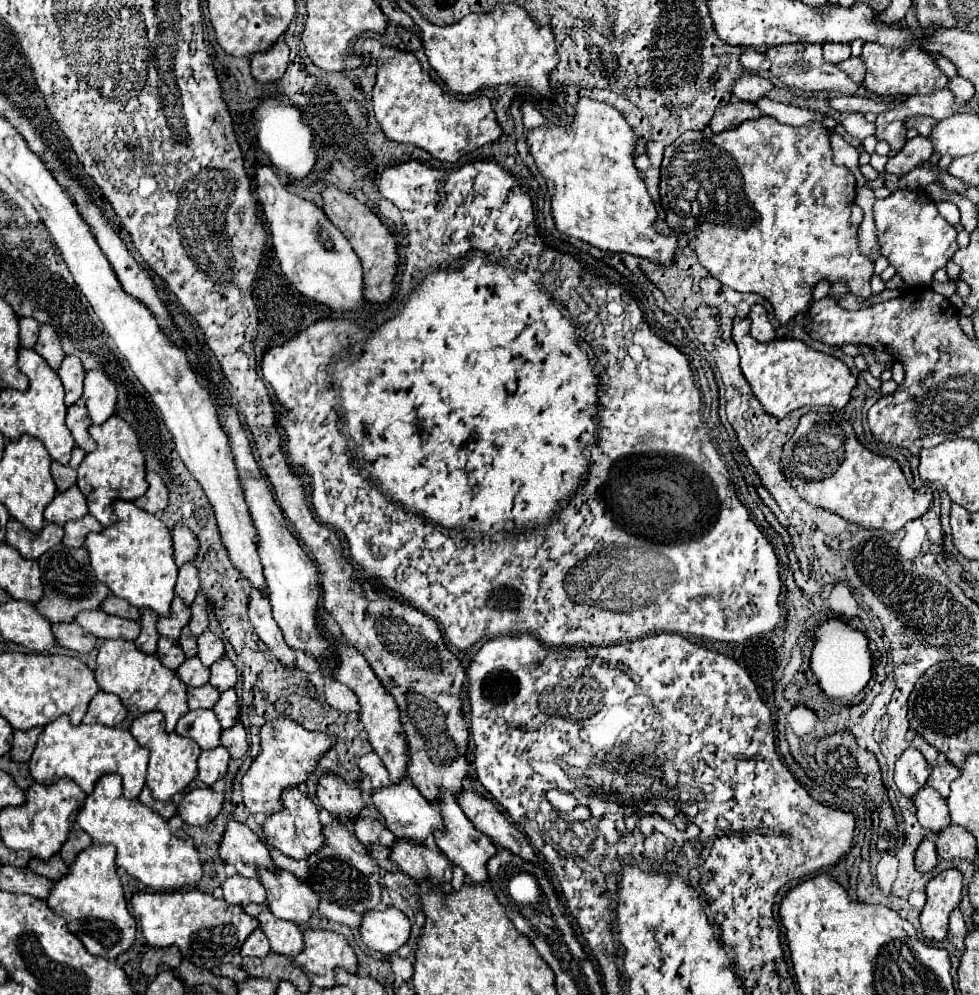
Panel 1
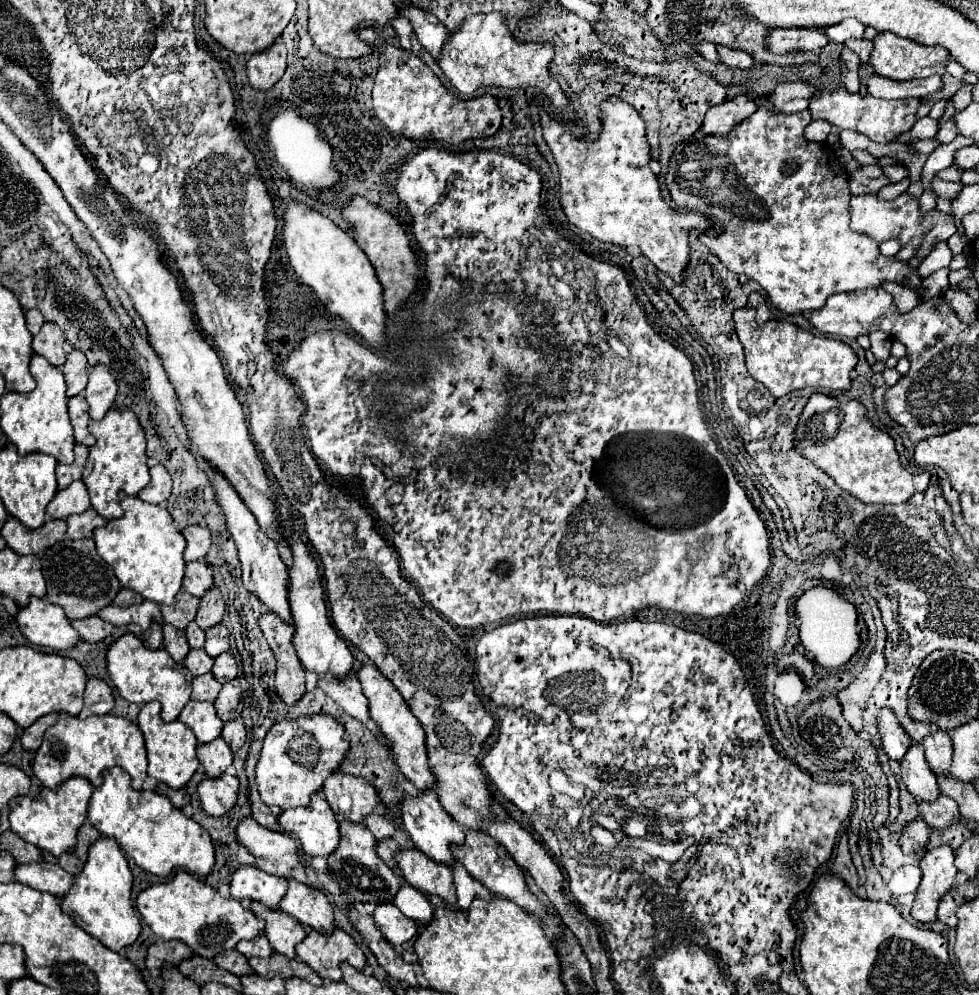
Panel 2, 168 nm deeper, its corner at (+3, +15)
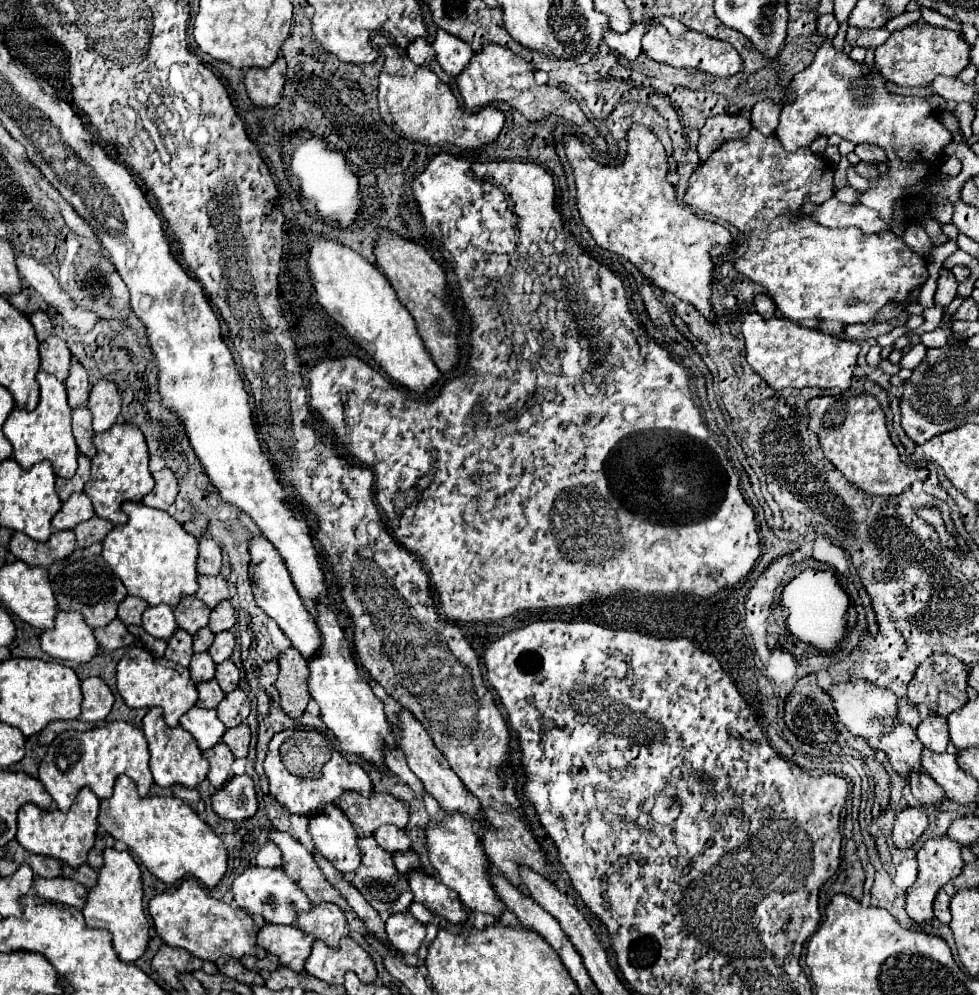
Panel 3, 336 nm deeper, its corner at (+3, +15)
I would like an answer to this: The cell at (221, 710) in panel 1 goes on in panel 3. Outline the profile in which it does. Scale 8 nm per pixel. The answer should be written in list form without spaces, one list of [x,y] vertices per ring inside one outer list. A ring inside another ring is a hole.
[[[236,688],[234,692],[224,696],[224,700],[218,704],[216,710],[218,710],[220,720],[226,724],[226,728],[234,728],[234,726],[246,722],[248,714],[250,714],[250,700],[244,690]]]

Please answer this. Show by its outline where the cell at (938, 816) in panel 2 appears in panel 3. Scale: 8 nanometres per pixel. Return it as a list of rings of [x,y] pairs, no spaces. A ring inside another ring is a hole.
[[[914,774],[908,778],[912,796],[922,804],[922,806],[938,806],[942,800],[946,800],[944,790],[928,776],[928,774]]]

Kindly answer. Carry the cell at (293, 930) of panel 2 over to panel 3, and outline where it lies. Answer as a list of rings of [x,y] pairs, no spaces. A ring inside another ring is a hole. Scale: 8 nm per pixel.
[[[264,924],[258,932],[258,944],[280,958],[280,964],[292,968],[294,972],[304,970],[304,960],[310,954],[314,936],[306,934],[304,930],[296,928],[296,924],[290,926],[278,926],[278,924]]]

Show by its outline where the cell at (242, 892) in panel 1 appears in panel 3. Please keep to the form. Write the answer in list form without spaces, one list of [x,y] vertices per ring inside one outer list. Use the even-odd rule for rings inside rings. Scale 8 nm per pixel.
[[[250,866],[246,868],[232,884],[234,890],[234,904],[250,914],[262,916],[266,922],[272,924],[294,924],[298,910],[308,910],[310,900],[306,898],[300,888],[282,872],[282,868],[260,868]]]

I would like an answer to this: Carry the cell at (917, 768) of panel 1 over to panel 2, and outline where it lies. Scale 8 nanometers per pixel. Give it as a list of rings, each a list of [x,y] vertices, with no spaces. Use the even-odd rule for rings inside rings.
[[[880,708],[880,712],[876,714],[876,724],[878,724],[878,732],[882,736],[884,752],[890,756],[890,760],[896,760],[896,762],[902,760],[902,756],[908,750],[908,746],[912,744],[912,740],[904,732],[900,722],[896,720],[894,712],[890,708]]]

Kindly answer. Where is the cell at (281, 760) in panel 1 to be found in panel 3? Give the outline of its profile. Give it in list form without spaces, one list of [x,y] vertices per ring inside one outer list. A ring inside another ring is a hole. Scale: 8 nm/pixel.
[[[288,728],[288,730],[282,730],[278,732],[270,744],[268,744],[268,752],[266,752],[266,760],[264,760],[264,772],[266,772],[266,778],[268,778],[268,784],[270,784],[270,796],[286,806],[292,814],[302,814],[302,816],[312,816],[316,812],[320,812],[326,804],[334,802],[342,792],[346,790],[356,790],[364,796],[370,796],[372,792],[372,782],[368,778],[368,774],[362,770],[360,764],[356,762],[350,762],[346,760],[346,756],[342,752],[338,752],[332,744],[332,740],[328,740],[328,748],[332,750],[332,758],[322,766],[322,776],[320,778],[300,778],[300,776],[294,776],[286,770],[286,766],[282,764],[282,758],[280,758],[280,744],[284,740],[288,740],[292,734],[296,734],[298,730],[296,728]]]

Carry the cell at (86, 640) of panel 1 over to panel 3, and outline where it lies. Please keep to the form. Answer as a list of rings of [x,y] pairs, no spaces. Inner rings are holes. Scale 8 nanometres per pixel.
[[[114,618],[104,628],[96,628],[94,630],[94,636],[96,636],[98,644],[102,648],[108,648],[108,650],[118,650],[118,648],[130,646],[134,642],[134,636],[128,632],[126,624],[120,622],[118,618]]]

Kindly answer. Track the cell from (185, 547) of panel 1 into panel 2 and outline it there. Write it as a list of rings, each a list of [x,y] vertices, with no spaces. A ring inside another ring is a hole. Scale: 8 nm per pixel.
[[[194,524],[194,526],[186,526],[182,530],[184,538],[186,538],[186,550],[184,550],[184,560],[186,562],[198,562],[202,560],[208,550],[210,550],[210,530],[202,524]]]

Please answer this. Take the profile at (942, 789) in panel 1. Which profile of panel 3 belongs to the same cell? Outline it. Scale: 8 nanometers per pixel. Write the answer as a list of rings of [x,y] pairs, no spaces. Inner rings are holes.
[[[932,714],[930,718],[922,720],[918,730],[916,730],[920,742],[924,744],[924,748],[932,750],[932,752],[946,752],[948,750],[948,724],[946,718]]]

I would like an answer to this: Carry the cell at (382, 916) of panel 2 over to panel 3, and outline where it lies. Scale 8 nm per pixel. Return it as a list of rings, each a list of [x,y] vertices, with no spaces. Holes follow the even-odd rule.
[[[406,912],[406,914],[390,916],[386,920],[386,934],[388,934],[388,940],[402,954],[416,954],[416,950],[420,948],[426,936],[426,926]]]

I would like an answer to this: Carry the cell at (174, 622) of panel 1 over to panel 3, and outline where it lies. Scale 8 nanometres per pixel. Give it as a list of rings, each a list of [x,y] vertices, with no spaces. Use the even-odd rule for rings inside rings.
[[[186,596],[180,600],[180,604],[174,608],[174,616],[180,628],[184,628],[190,634],[196,634],[200,628],[208,624],[210,608],[202,604],[196,596]]]

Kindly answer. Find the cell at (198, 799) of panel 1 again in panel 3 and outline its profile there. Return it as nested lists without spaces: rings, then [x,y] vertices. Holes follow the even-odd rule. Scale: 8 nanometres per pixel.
[[[234,776],[212,794],[212,810],[226,820],[244,820],[256,814],[258,800],[250,776]]]

